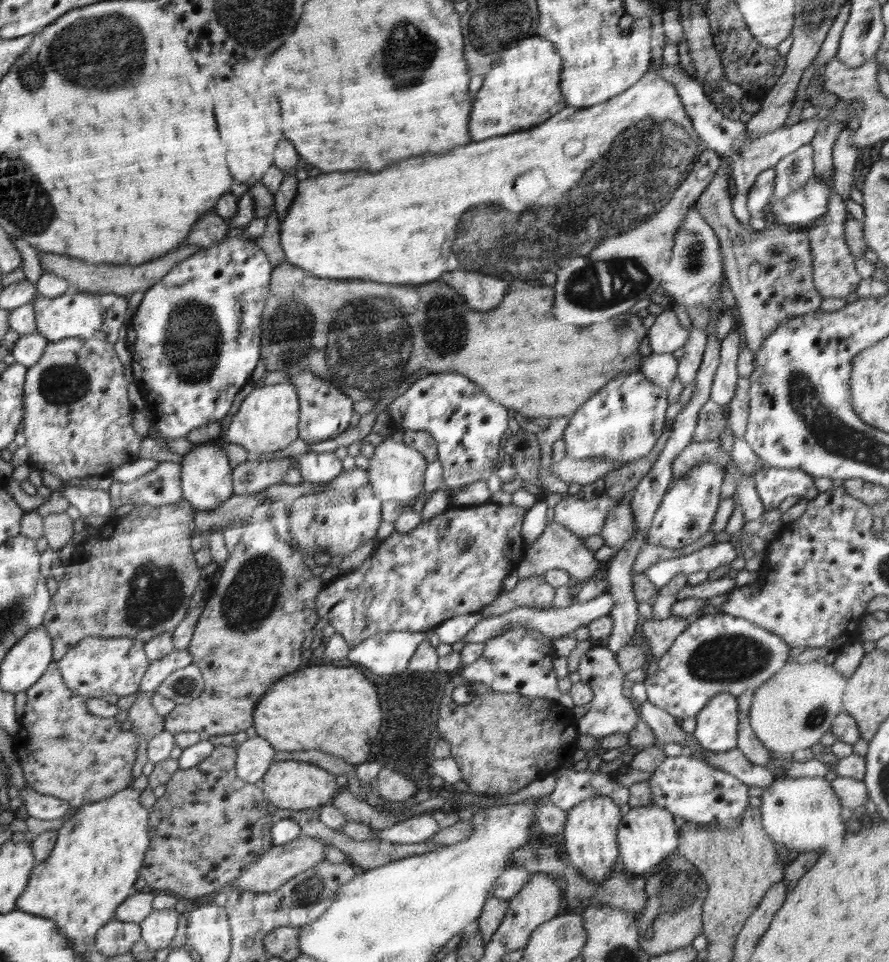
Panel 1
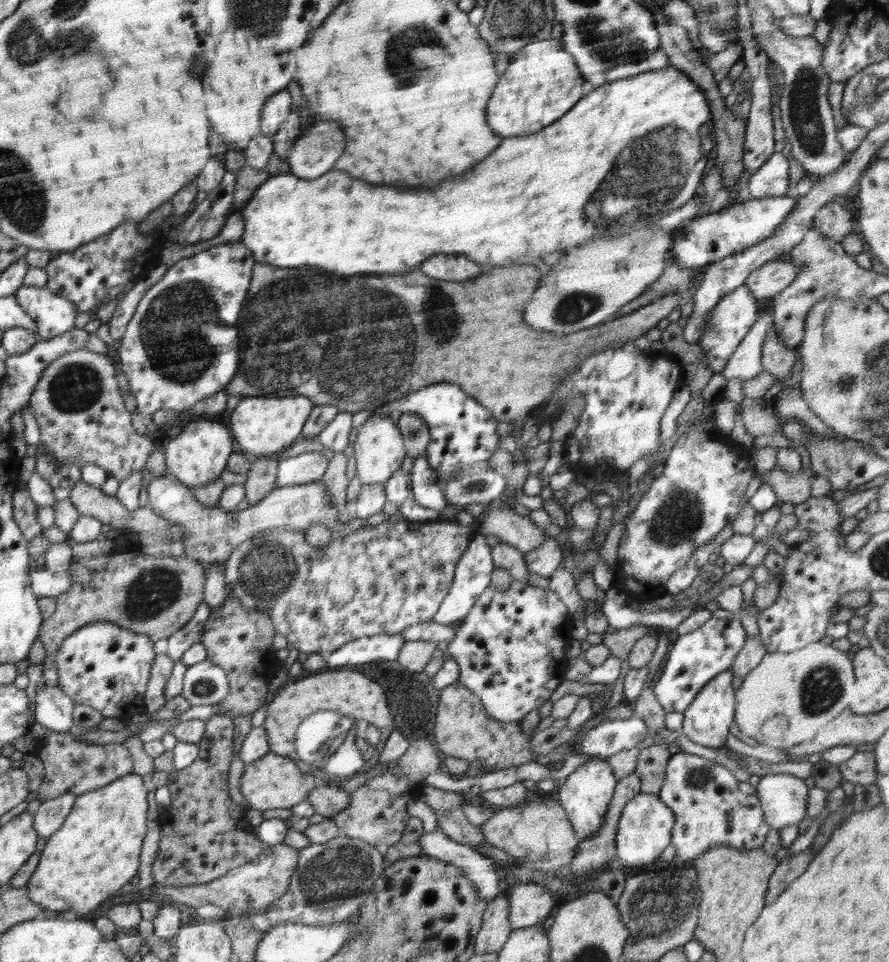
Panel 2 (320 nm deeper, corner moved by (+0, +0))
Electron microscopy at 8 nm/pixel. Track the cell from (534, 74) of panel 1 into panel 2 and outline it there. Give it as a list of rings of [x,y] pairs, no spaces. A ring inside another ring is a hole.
[[[550,37],[528,43],[516,51],[496,84],[496,90],[488,102],[488,126],[500,136],[534,134],[564,116],[583,98],[584,82],[574,57],[564,50],[561,41]]]

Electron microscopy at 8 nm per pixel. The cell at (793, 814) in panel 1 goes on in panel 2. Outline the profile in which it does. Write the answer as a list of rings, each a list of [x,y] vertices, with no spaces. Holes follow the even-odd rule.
[[[791,774],[764,775],[755,789],[770,828],[783,829],[804,818],[810,789],[803,778]]]

